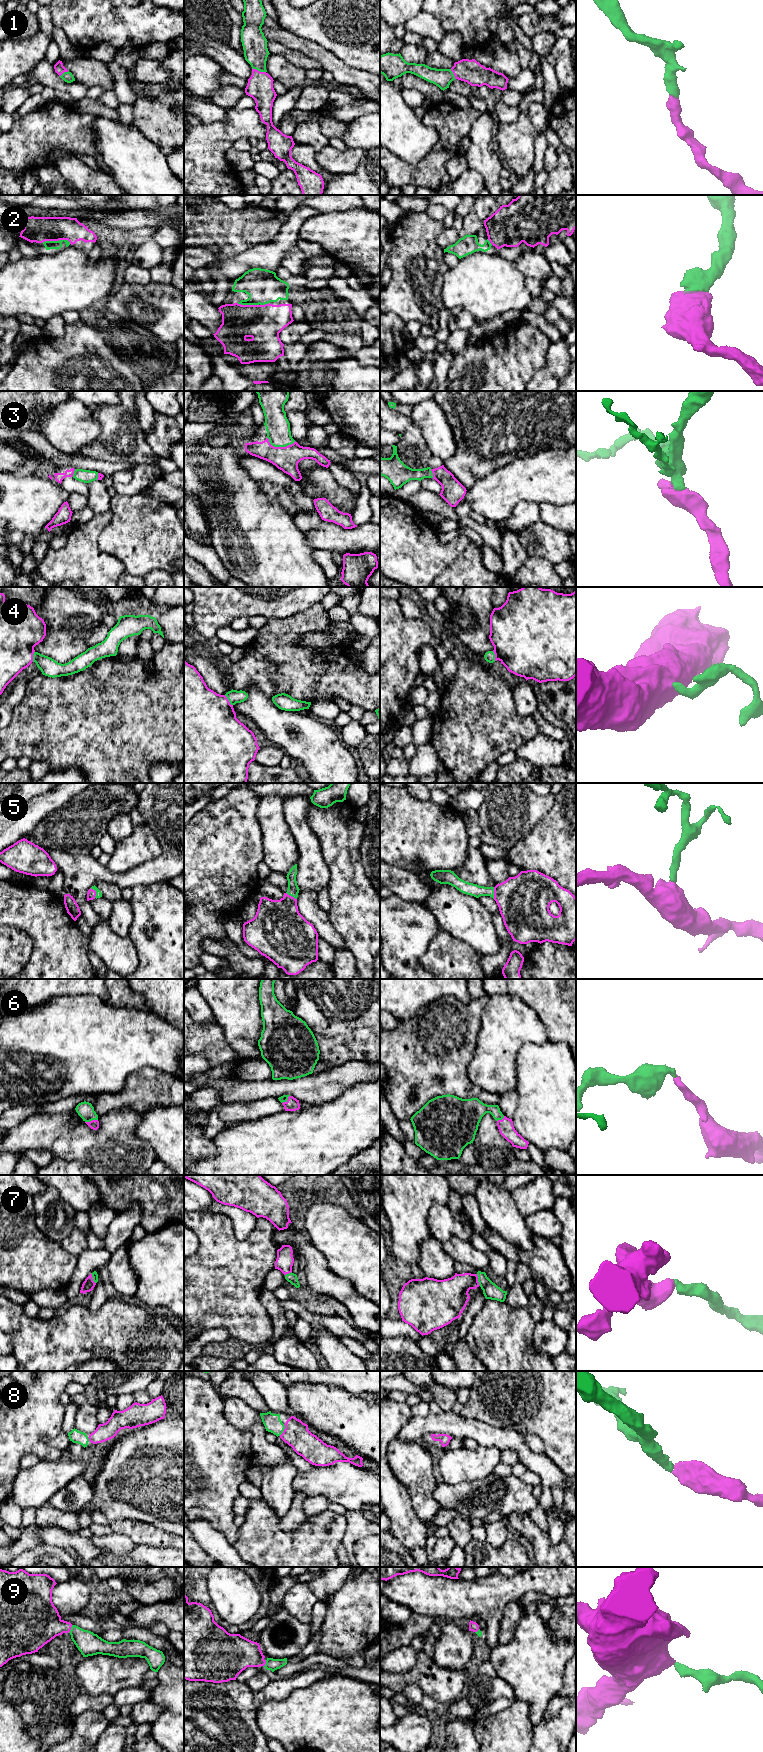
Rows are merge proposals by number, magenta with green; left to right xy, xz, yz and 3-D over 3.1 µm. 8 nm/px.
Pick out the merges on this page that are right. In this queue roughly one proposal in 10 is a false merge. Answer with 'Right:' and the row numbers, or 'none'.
Right: 1, 2, 3, 4, 5, 6, 7, 8, 9

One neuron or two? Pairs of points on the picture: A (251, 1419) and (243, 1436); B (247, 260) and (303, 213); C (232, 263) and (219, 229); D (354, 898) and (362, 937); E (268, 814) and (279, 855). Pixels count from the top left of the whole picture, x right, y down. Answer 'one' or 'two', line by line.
A: two
B: one
C: two
D: one
E: one

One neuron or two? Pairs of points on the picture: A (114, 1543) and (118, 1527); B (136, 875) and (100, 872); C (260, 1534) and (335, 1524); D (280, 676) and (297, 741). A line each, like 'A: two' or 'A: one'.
A: two
B: one
C: one
D: two

